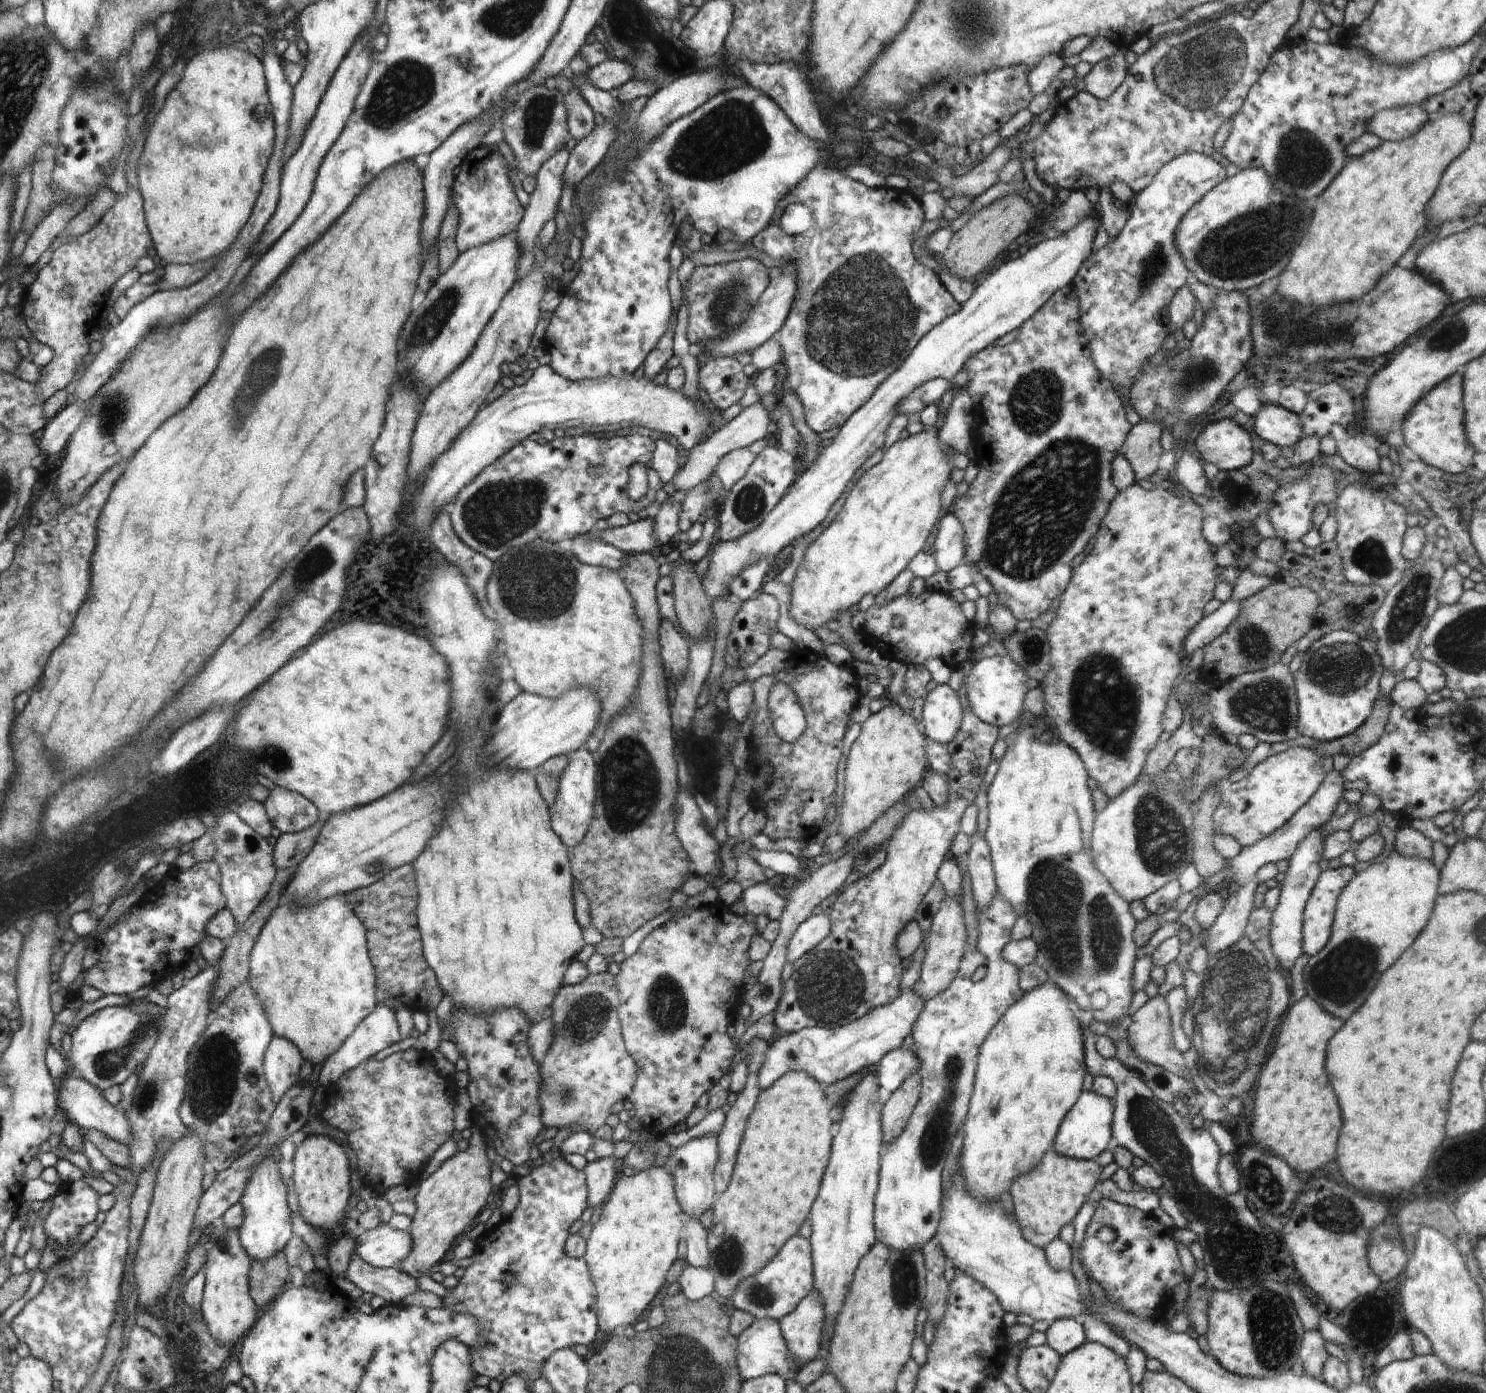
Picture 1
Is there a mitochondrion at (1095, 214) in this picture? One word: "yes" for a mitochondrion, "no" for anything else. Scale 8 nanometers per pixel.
no

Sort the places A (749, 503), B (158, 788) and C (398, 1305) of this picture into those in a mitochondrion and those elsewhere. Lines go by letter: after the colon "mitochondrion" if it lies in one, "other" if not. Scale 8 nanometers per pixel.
A: mitochondrion
B: other
C: other

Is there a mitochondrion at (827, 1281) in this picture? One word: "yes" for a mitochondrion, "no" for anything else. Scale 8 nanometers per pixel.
no

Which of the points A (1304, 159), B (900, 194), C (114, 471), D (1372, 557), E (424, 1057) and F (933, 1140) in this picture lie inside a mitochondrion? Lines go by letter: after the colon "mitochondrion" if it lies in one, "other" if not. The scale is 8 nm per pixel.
A: mitochondrion
B: other
C: other
D: mitochondrion
E: other
F: mitochondrion

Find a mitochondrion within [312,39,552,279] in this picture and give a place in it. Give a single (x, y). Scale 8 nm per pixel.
(407, 87)

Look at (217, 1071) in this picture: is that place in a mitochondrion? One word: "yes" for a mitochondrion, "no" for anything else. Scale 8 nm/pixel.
yes

